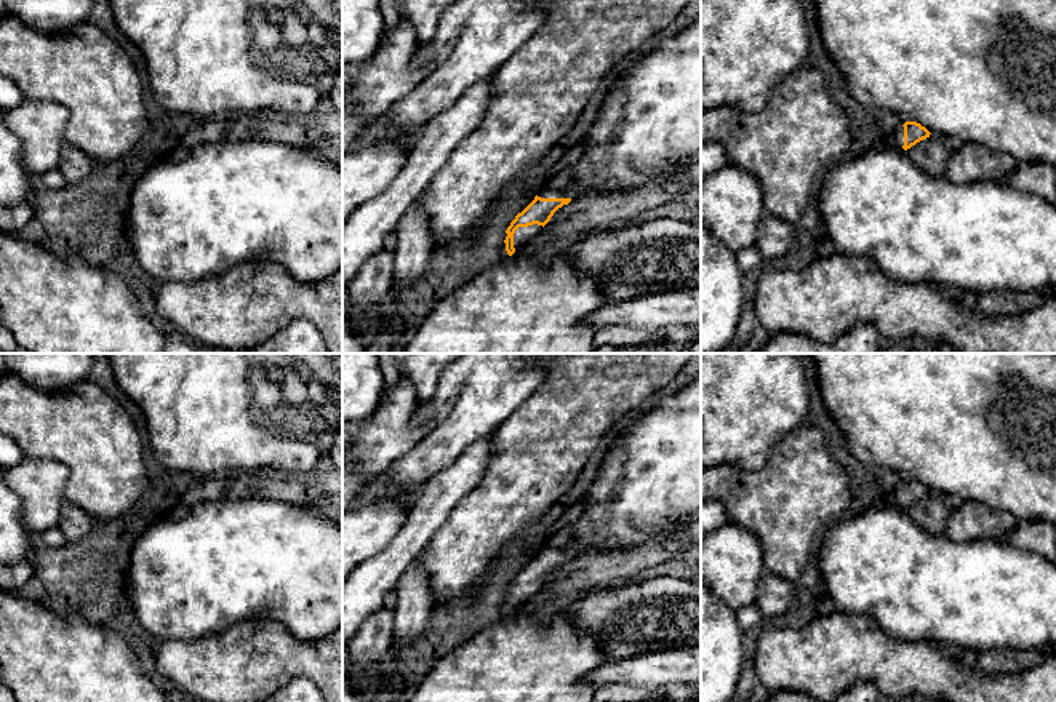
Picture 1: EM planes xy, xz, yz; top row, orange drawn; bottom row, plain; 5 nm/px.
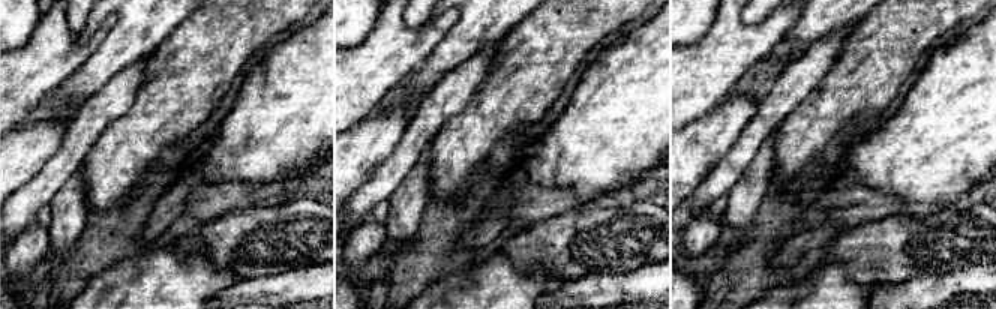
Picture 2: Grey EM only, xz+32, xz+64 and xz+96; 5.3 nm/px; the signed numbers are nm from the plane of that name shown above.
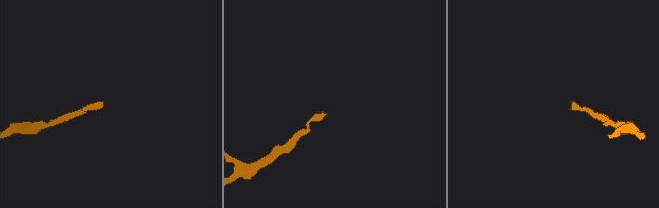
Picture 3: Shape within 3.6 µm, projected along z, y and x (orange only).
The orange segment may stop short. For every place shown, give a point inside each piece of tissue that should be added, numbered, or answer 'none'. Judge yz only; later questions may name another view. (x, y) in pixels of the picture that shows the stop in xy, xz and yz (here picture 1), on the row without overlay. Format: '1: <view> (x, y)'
1: yz (896, 496)

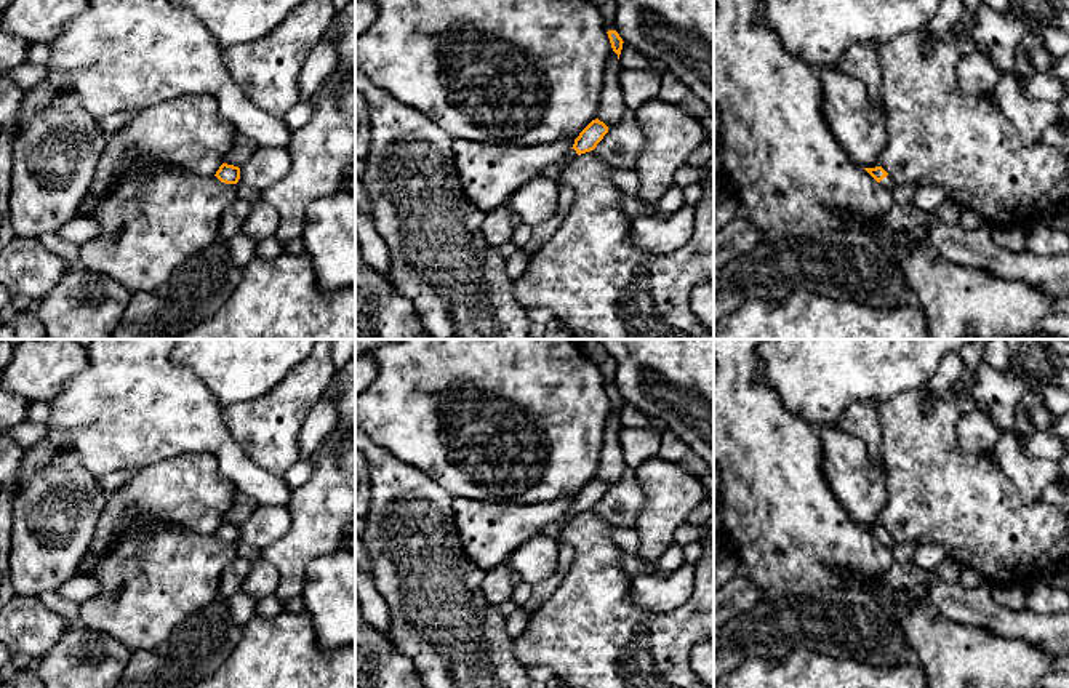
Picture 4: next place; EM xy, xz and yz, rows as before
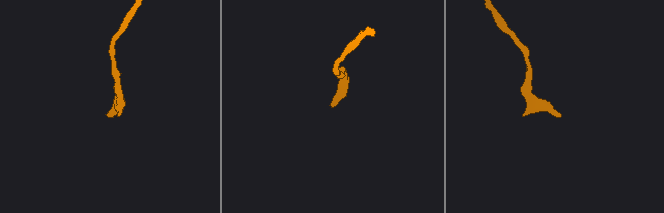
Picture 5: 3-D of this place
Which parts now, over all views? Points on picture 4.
1: xz (554, 528)

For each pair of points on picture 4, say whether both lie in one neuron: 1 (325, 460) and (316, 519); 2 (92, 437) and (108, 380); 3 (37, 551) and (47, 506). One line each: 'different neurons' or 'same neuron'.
1: same neuron
2: same neuron
3: same neuron

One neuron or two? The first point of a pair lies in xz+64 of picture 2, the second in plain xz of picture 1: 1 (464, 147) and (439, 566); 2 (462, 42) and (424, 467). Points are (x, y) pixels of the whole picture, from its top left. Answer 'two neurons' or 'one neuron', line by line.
1: one neuron
2: one neuron

